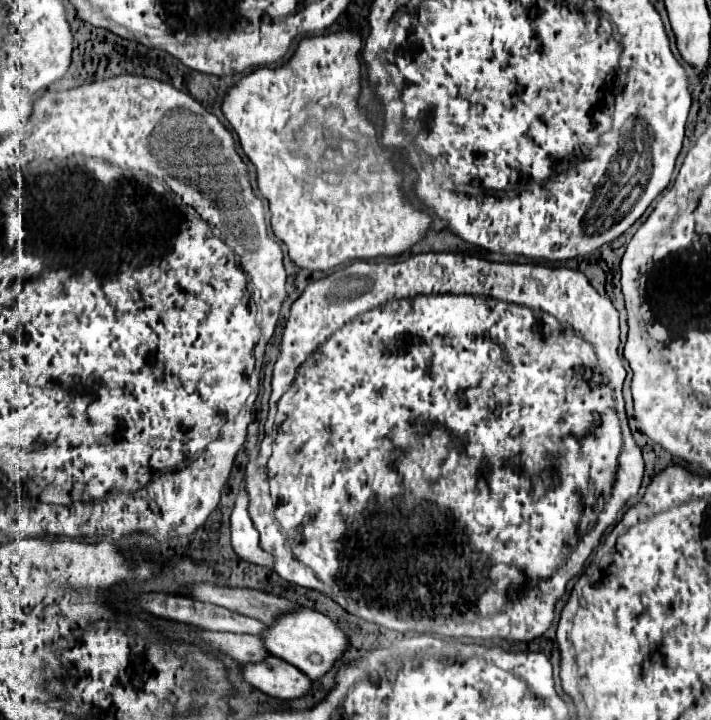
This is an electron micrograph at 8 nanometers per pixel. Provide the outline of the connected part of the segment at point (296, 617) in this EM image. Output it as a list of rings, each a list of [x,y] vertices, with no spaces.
[[[304,608],[294,614],[282,614],[274,626],[270,626],[262,636],[264,646],[278,658],[290,662],[304,674],[308,674],[312,680],[320,680],[334,668],[336,662],[342,660],[342,656],[348,652],[350,640],[348,636],[322,612]]]

